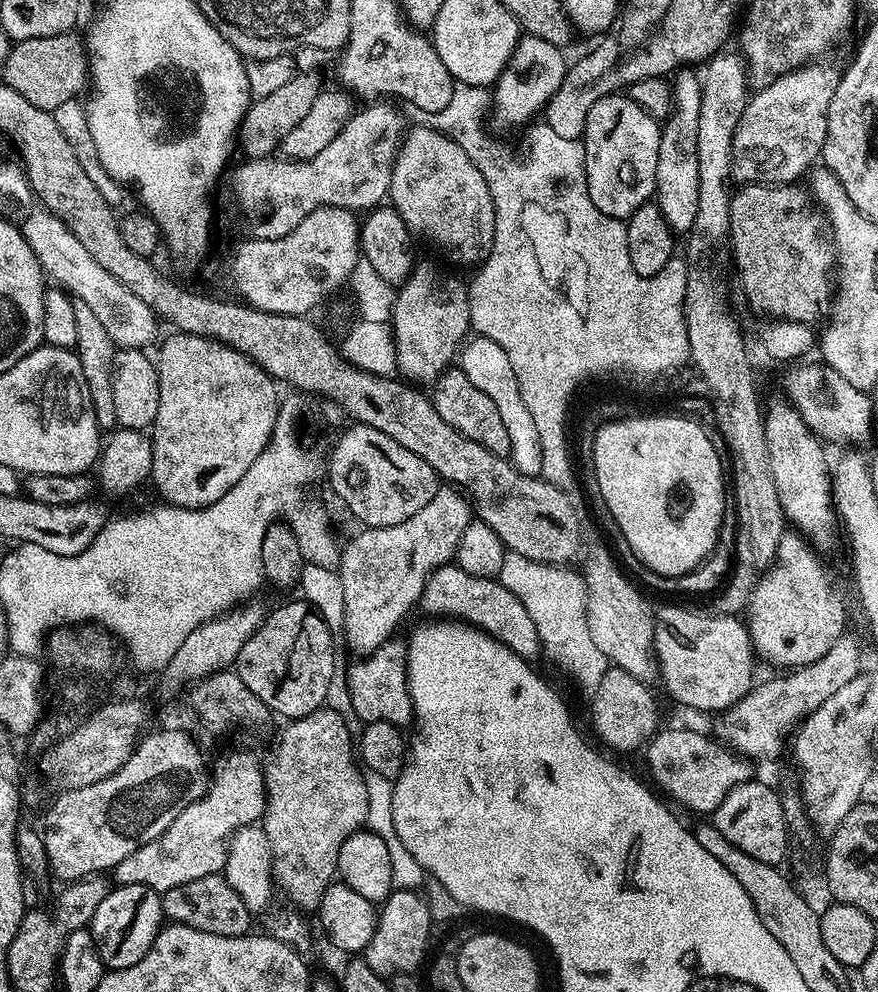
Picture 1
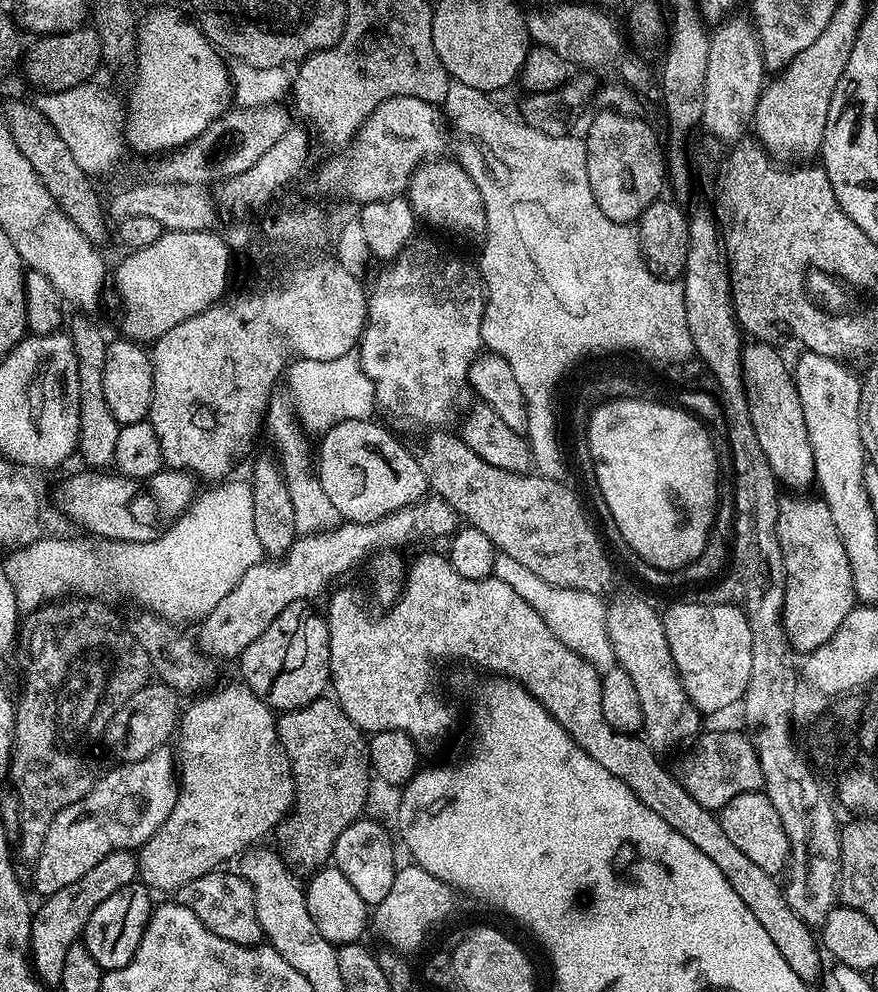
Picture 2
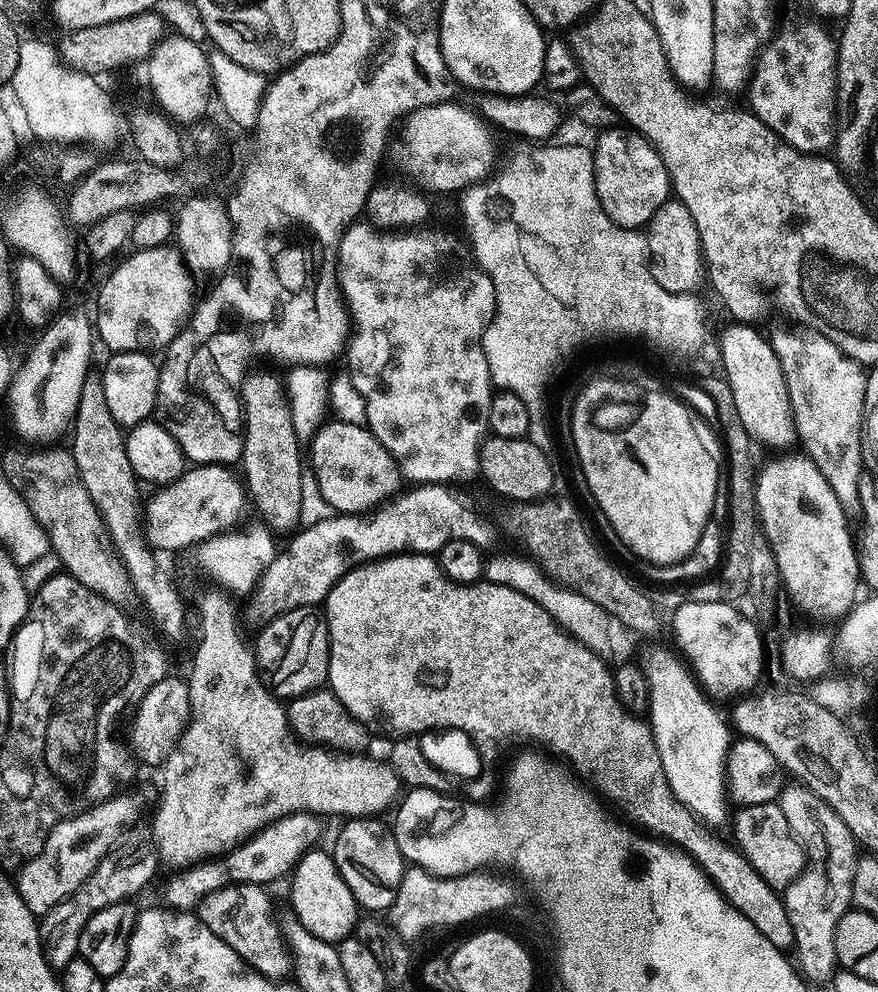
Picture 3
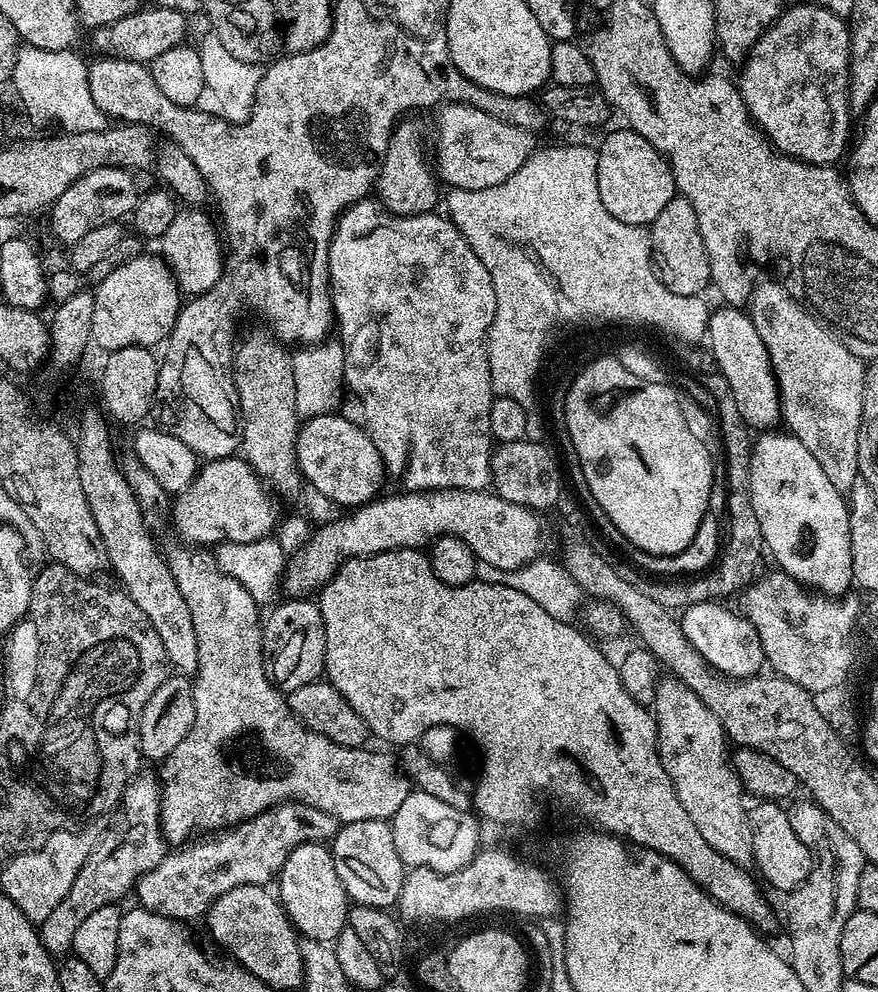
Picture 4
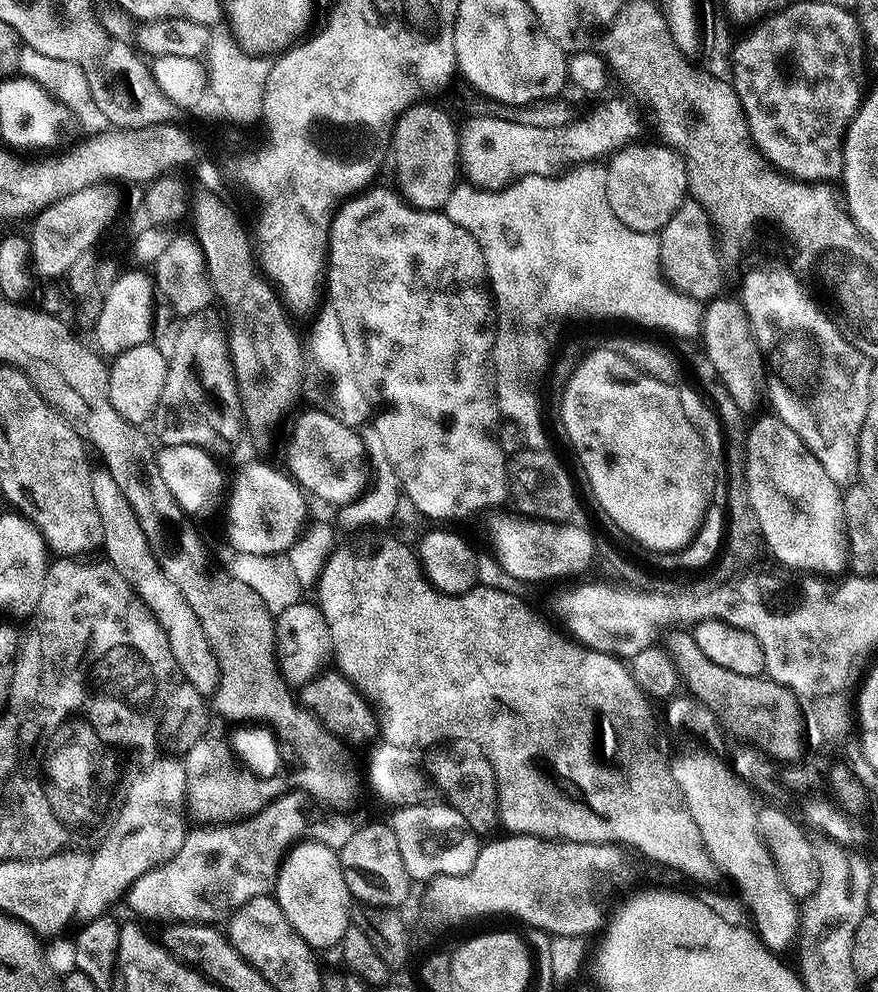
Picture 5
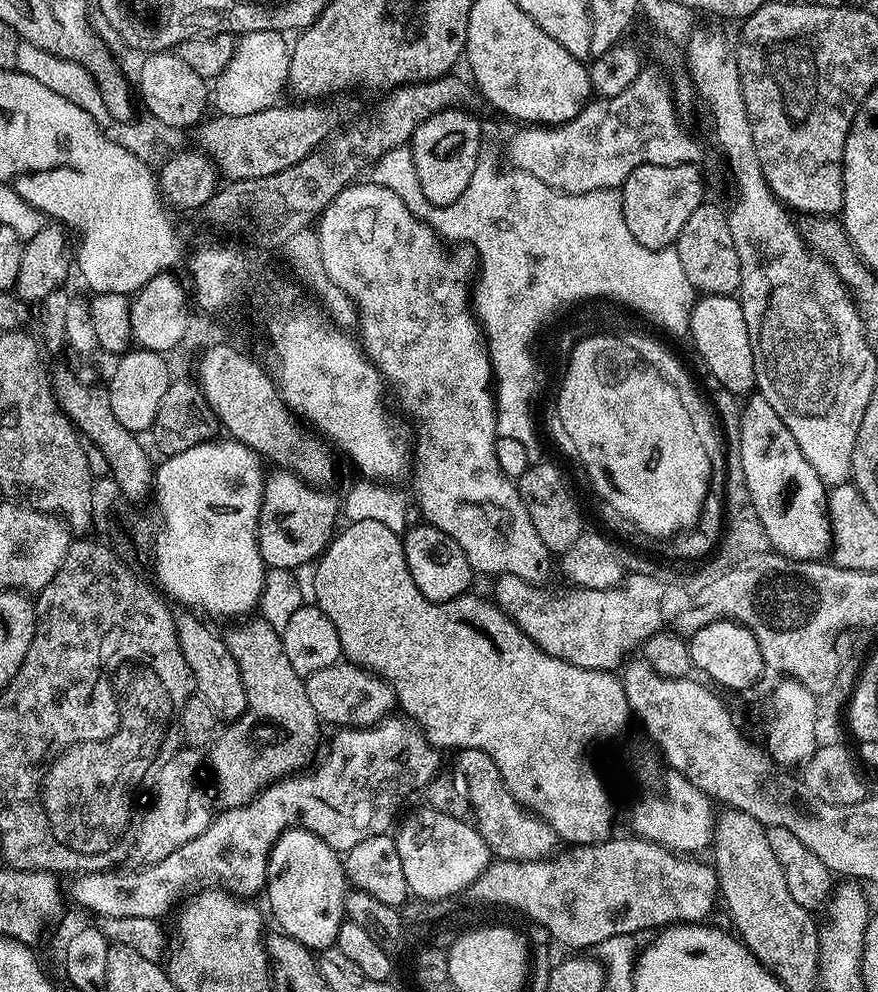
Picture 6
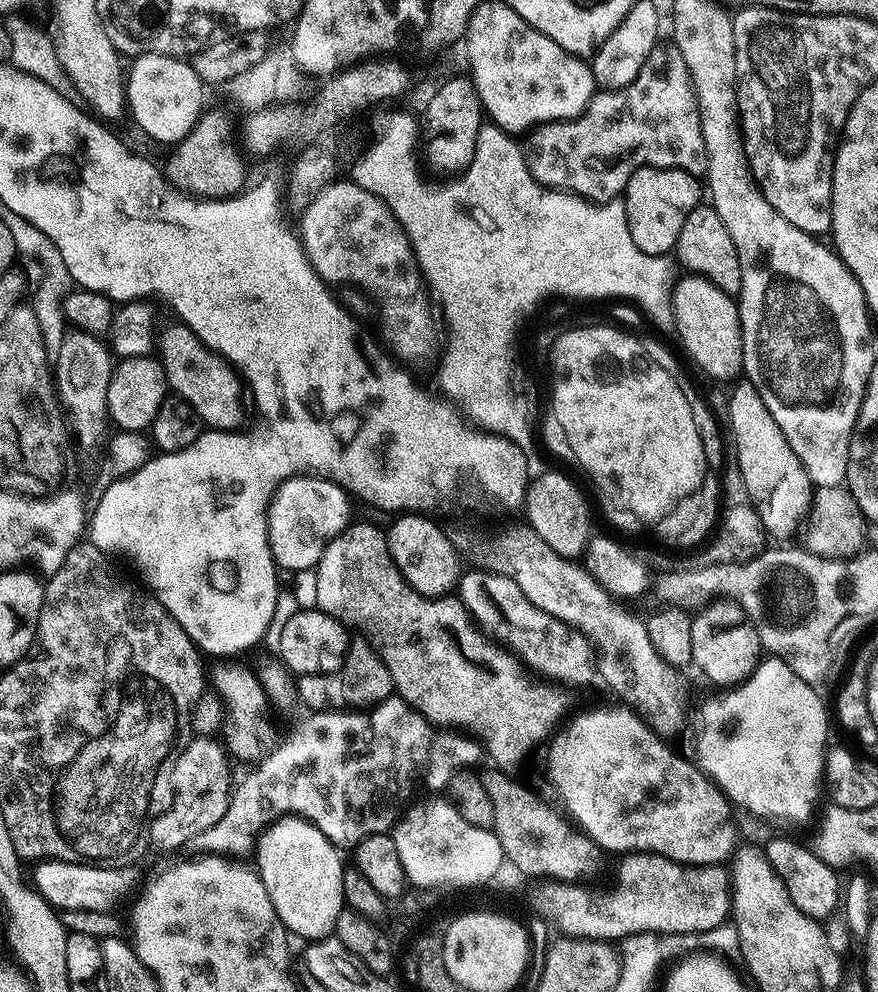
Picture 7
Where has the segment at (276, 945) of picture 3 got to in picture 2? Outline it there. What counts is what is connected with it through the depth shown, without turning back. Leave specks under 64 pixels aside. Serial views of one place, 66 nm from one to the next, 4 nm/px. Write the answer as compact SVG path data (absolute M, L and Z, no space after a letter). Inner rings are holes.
M217 870L190 882L179 889L179 903L193 911L202 922L202 926L227 942L243 945L259 945L262 940L258 914L254 906L254 894L243 875L236 876L229 870Z

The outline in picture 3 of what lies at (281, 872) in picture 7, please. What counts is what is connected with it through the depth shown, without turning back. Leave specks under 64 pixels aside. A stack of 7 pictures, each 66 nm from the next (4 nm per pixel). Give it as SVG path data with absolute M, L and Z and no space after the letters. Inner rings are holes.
M327 851L305 852L291 873L291 880L291 913L302 926L306 926L306 930L310 930L310 934L329 942L339 942L349 939L355 933L358 923L356 899L354 894L350 894L350 886L346 886L338 866Z

